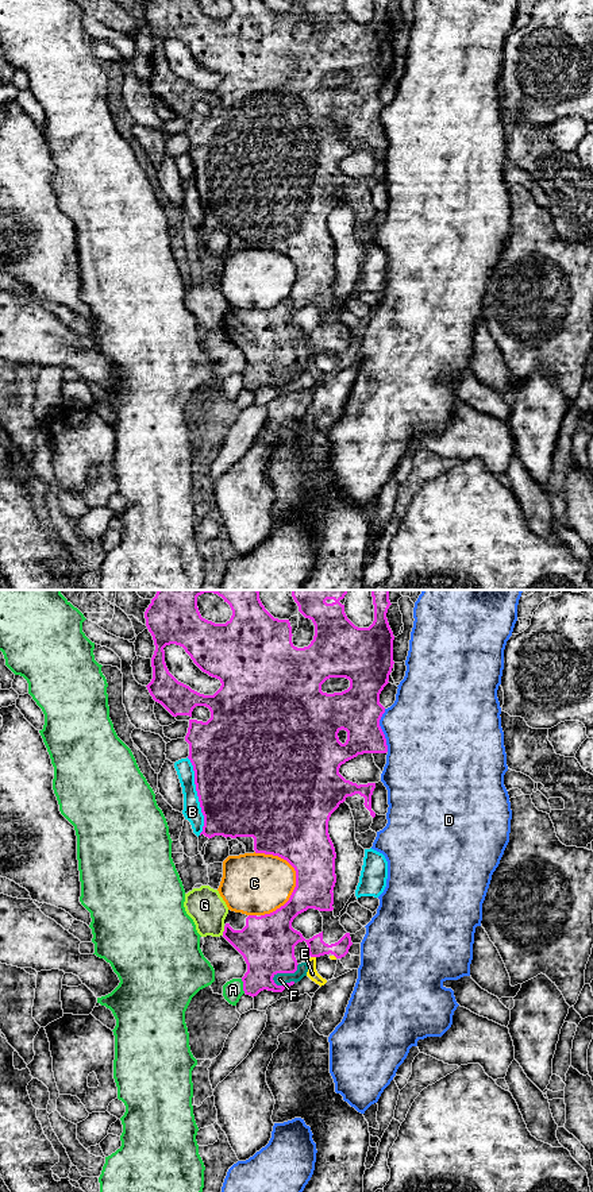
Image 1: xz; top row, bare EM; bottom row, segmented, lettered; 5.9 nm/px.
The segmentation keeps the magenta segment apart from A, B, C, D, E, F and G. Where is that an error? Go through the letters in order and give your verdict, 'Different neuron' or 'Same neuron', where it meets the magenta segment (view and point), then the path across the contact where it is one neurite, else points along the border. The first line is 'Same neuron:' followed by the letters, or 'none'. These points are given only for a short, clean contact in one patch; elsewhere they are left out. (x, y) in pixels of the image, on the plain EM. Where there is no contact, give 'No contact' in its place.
Same neuron: none
A: Different neuron. Touches magenta at xz (243, 381)
B: Different neuron. Touches magenta at xz (197, 191)
C: Different neuron. Touches magenta at xz (296, 273)
D: Different neuron. Touches magenta at xz (381, 126)
E: Different neuron. Touches magenta at xz (314, 351)
F: Different neuron. Touches magenta at xz (285, 367)
G: Different neuron. Touches magenta at xz (224, 326)

